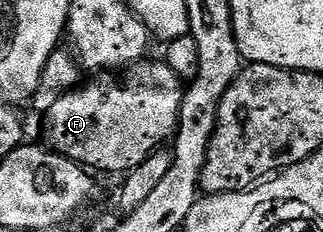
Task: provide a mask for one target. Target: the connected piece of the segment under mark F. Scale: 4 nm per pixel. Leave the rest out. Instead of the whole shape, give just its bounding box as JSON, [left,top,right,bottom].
[44,61,186,173]

